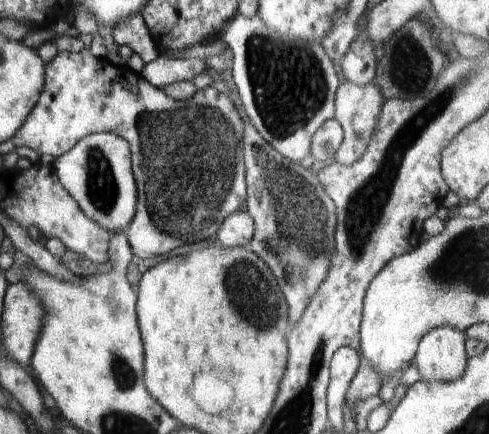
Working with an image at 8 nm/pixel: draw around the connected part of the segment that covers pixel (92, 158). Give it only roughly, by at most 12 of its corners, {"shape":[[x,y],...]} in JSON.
{"shape":[[88,134],[52,165],[66,192],[111,237],[138,194],[131,148]]}

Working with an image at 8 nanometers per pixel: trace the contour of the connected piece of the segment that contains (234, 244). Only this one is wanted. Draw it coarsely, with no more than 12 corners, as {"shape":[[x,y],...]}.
{"shape":[[243,209],[230,214],[217,232],[224,248],[250,244],[255,222]]}

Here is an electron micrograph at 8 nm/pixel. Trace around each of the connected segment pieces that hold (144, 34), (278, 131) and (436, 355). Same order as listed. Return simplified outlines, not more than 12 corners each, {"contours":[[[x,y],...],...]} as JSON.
{"contours":[[[141,15],[112,29],[119,45],[132,48],[144,63],[159,48]],[[237,13],[217,38],[252,126],[300,163],[342,79]],[[443,325],[420,340],[424,381],[463,376],[465,332]]]}

